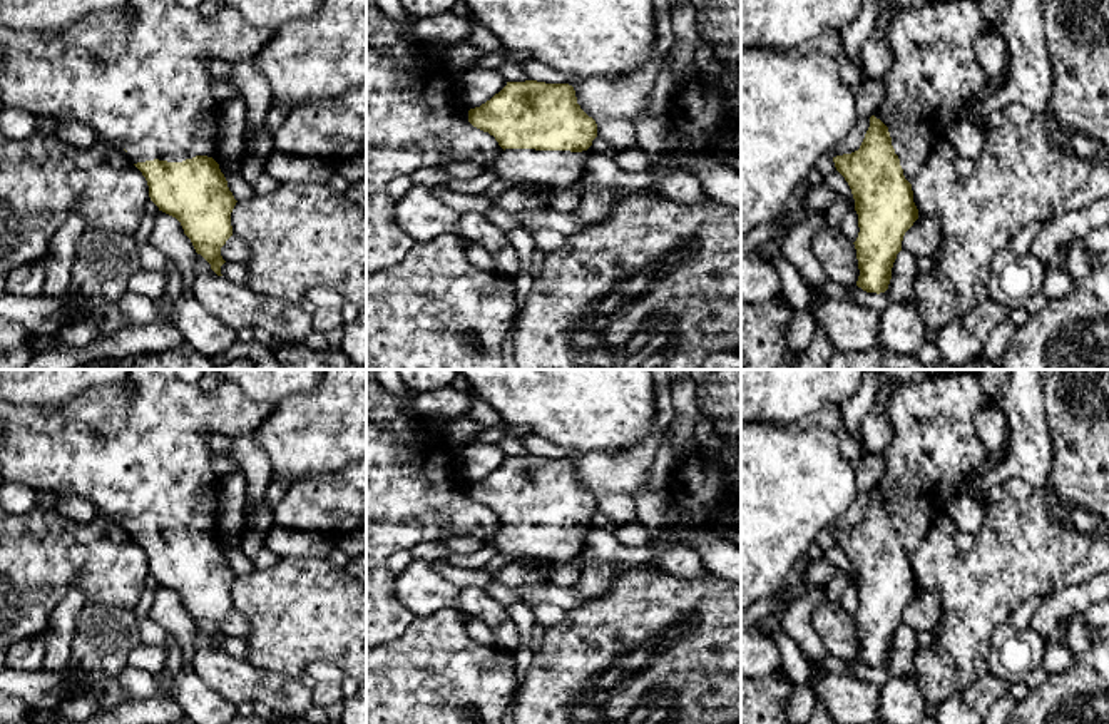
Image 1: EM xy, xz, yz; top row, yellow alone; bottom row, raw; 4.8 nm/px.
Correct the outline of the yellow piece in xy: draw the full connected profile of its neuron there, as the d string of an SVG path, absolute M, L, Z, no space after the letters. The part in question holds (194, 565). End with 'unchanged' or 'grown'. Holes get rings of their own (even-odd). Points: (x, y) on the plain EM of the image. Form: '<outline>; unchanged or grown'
M127 370L122 383L85 390L62 406L17 406L0 400L0 473L35 492L85 498L102 517L125 523L147 555L151 575L181 597L196 627L222 650L221 640L226 635L221 622L233 610L231 587L238 575L214 535L219 480L212 472L216 455L207 440L211 435L231 440L253 436L273 410L273 405L248 398L233 381L219 380L214 390L204 391L199 385L186 385L176 370Z; grown

